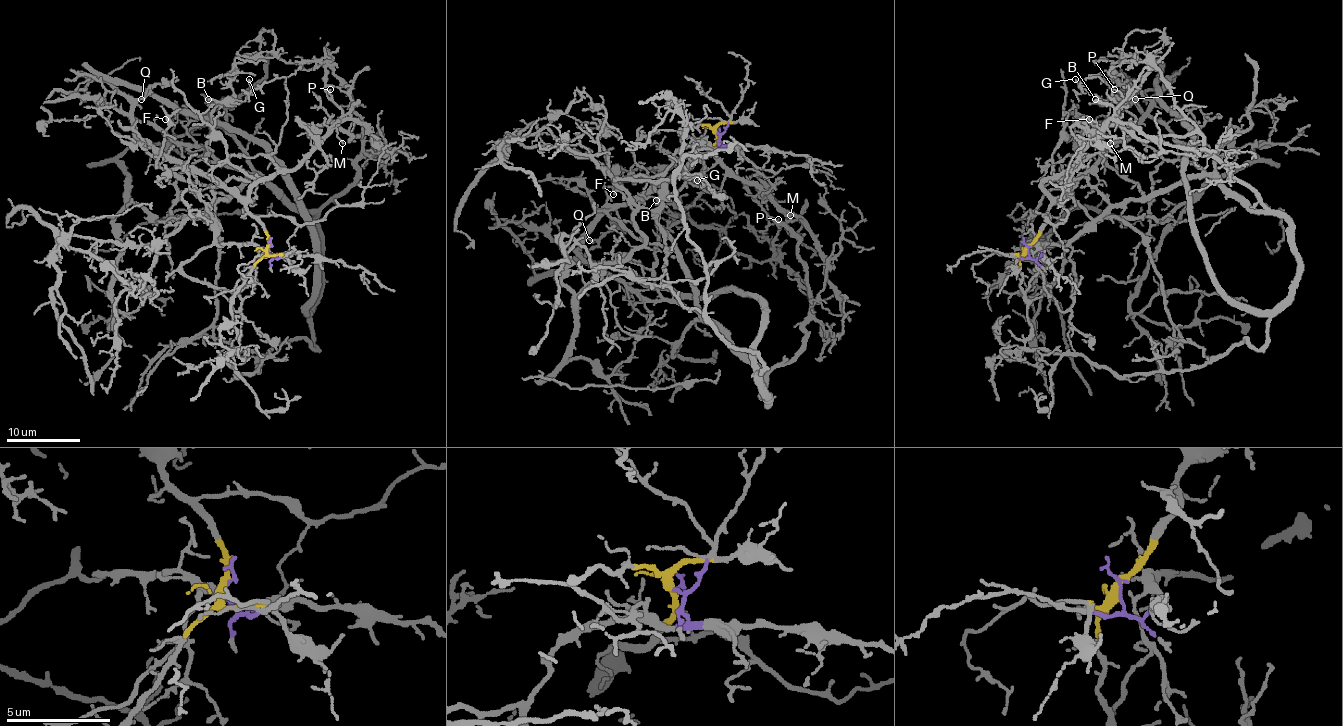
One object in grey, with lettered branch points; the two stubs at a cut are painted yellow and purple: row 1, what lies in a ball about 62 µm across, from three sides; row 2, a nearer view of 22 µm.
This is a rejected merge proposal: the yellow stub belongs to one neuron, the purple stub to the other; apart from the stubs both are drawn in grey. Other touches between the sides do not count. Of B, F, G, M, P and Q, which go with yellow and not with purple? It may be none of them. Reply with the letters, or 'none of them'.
F, M, P, Q

